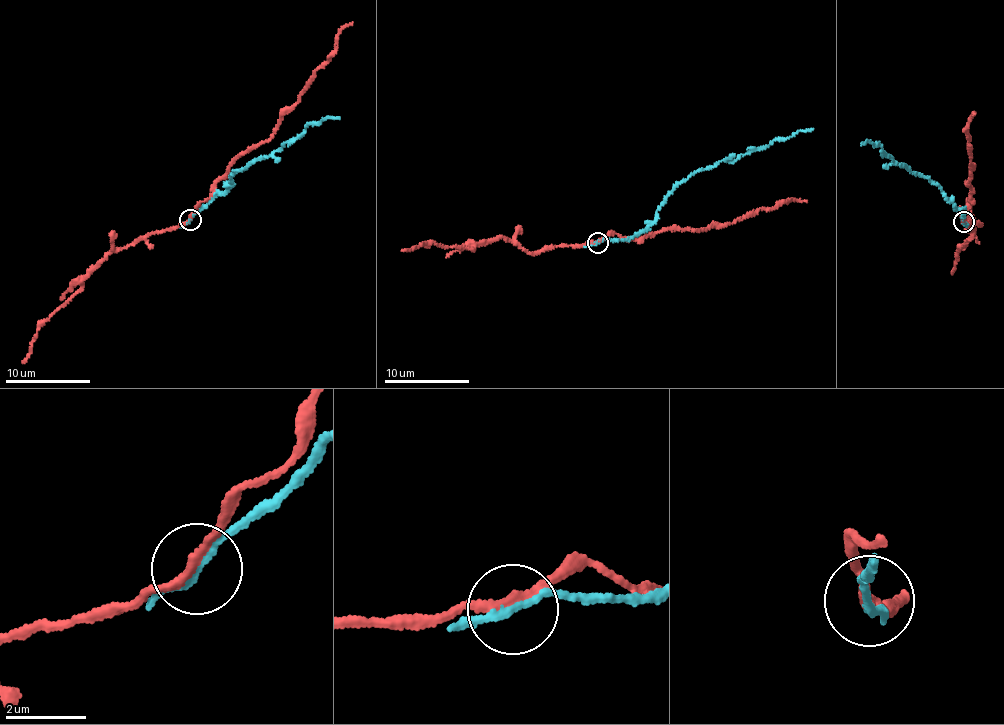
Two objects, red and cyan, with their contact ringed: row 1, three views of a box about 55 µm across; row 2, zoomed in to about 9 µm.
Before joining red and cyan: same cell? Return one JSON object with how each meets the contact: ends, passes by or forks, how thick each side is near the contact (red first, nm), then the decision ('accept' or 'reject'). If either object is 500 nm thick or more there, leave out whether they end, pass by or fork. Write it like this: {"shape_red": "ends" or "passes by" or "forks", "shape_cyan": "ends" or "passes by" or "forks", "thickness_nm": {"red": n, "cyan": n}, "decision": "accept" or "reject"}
{"shape_red": "passes by", "shape_cyan": "passes by", "thickness_nm": {"red": 200, "cyan": 170}, "decision": "reject"}

